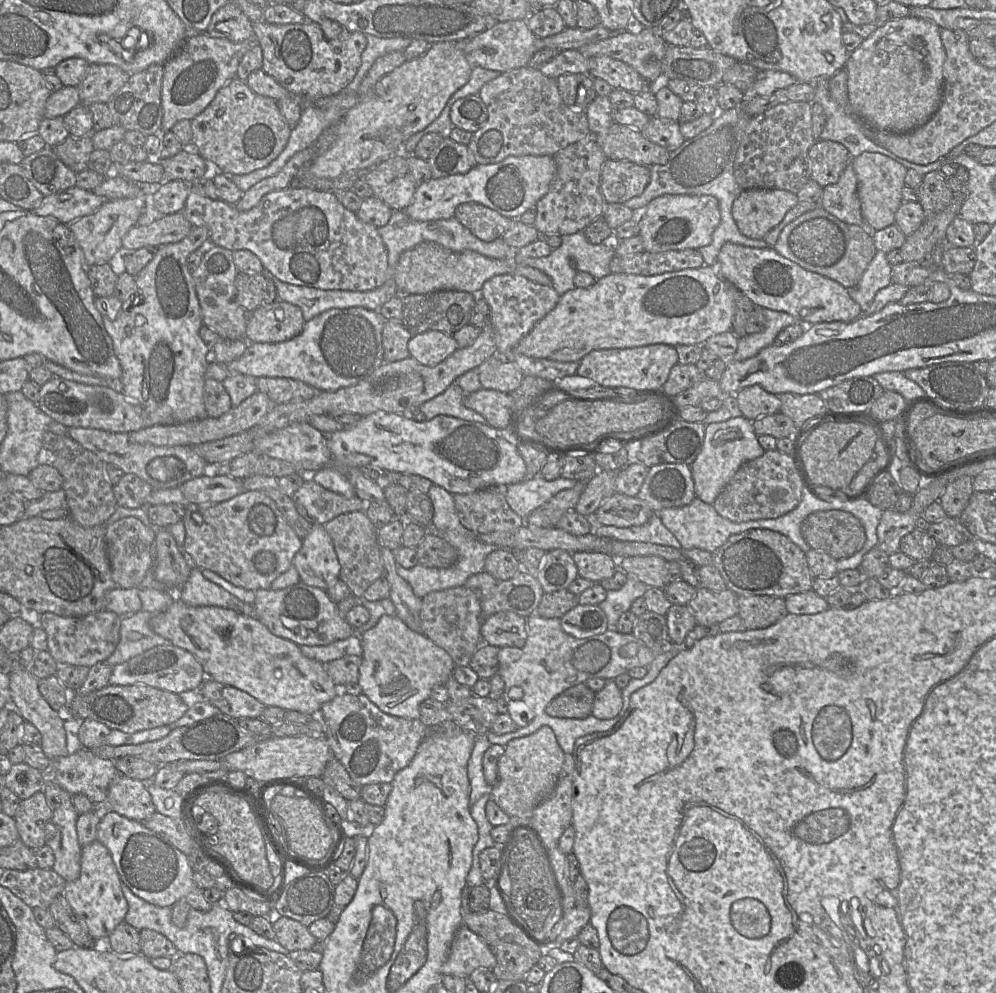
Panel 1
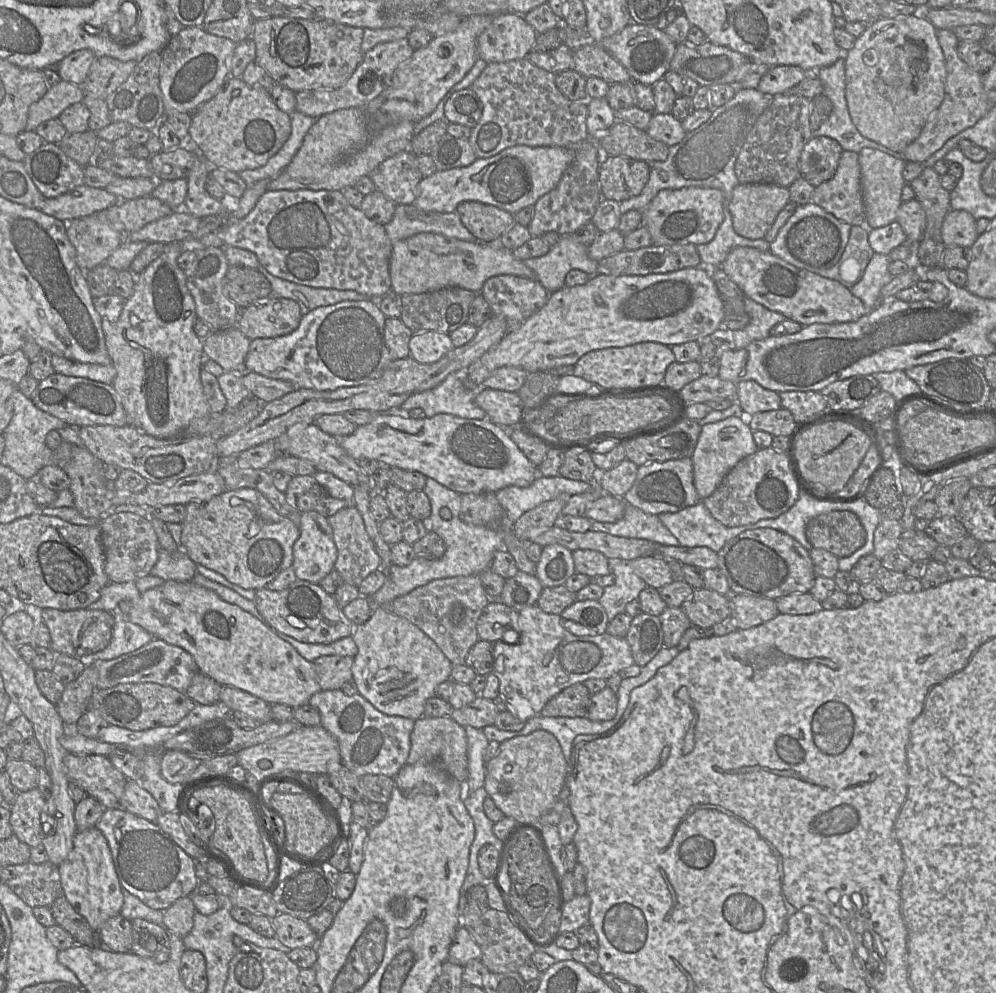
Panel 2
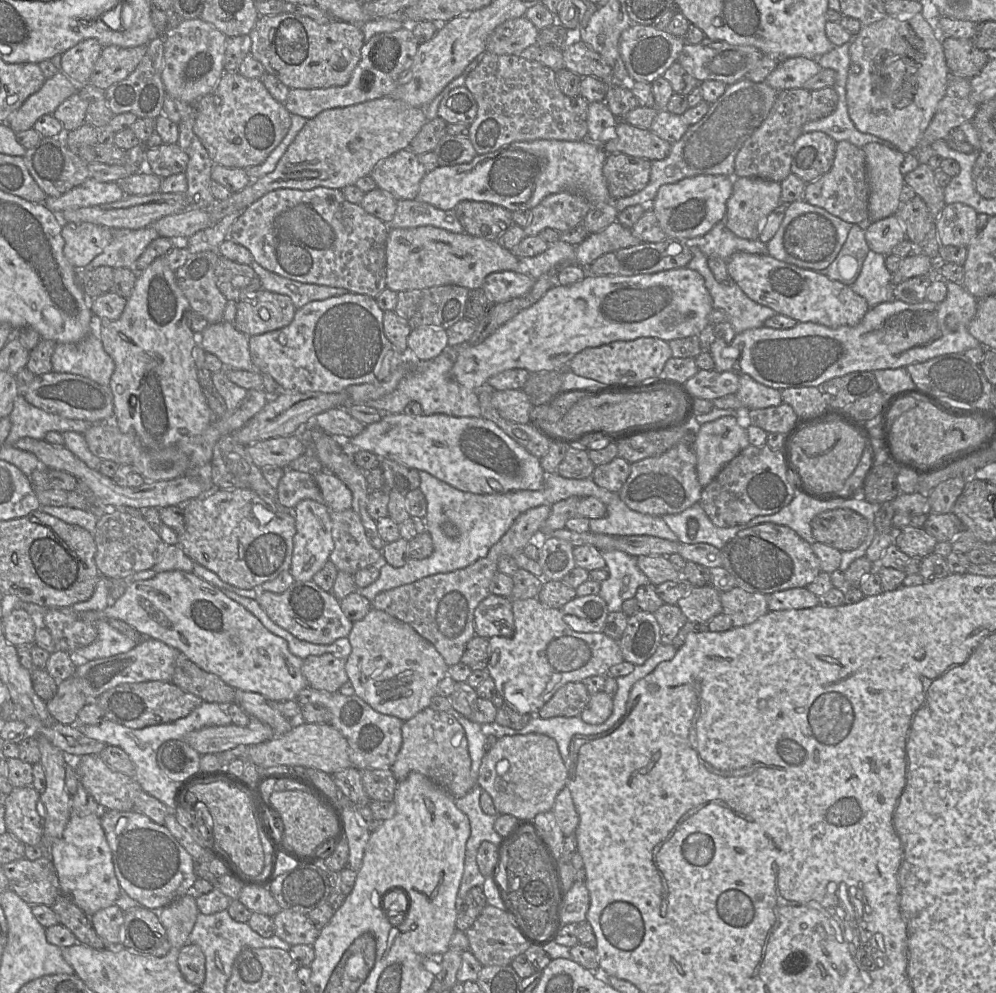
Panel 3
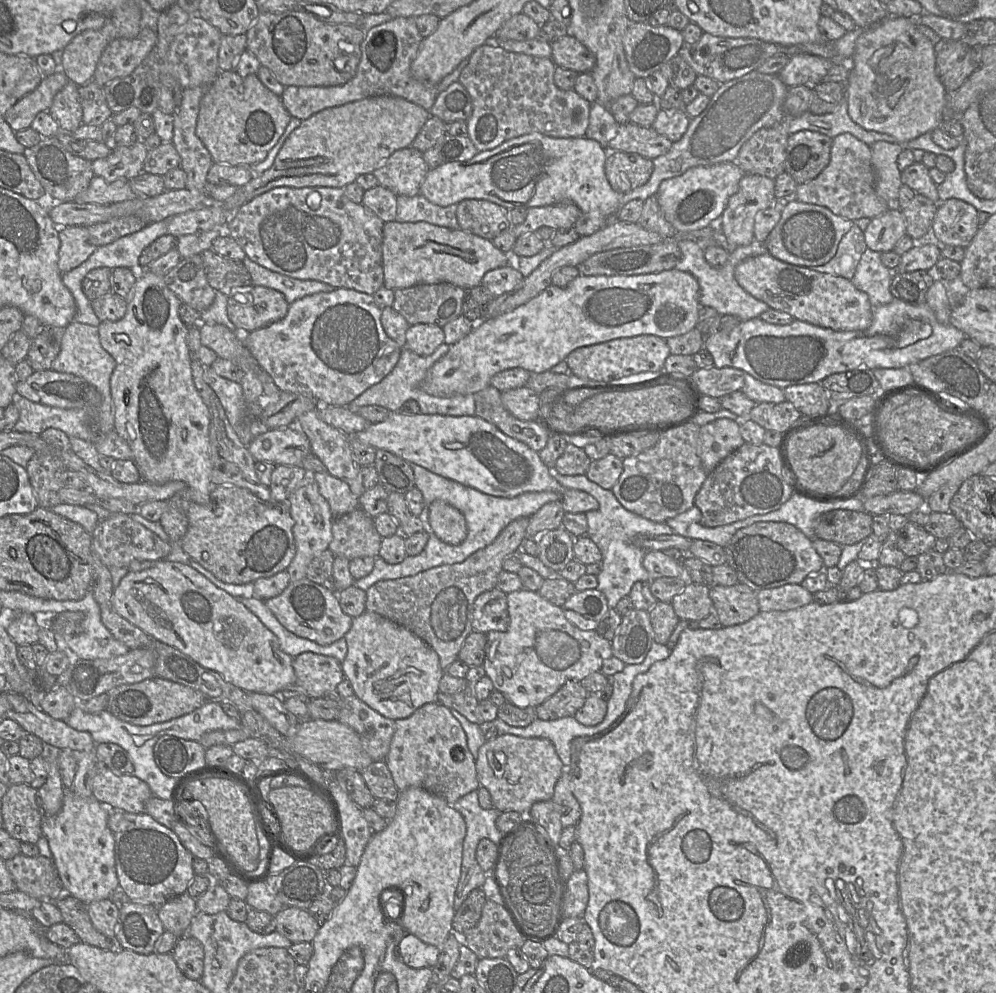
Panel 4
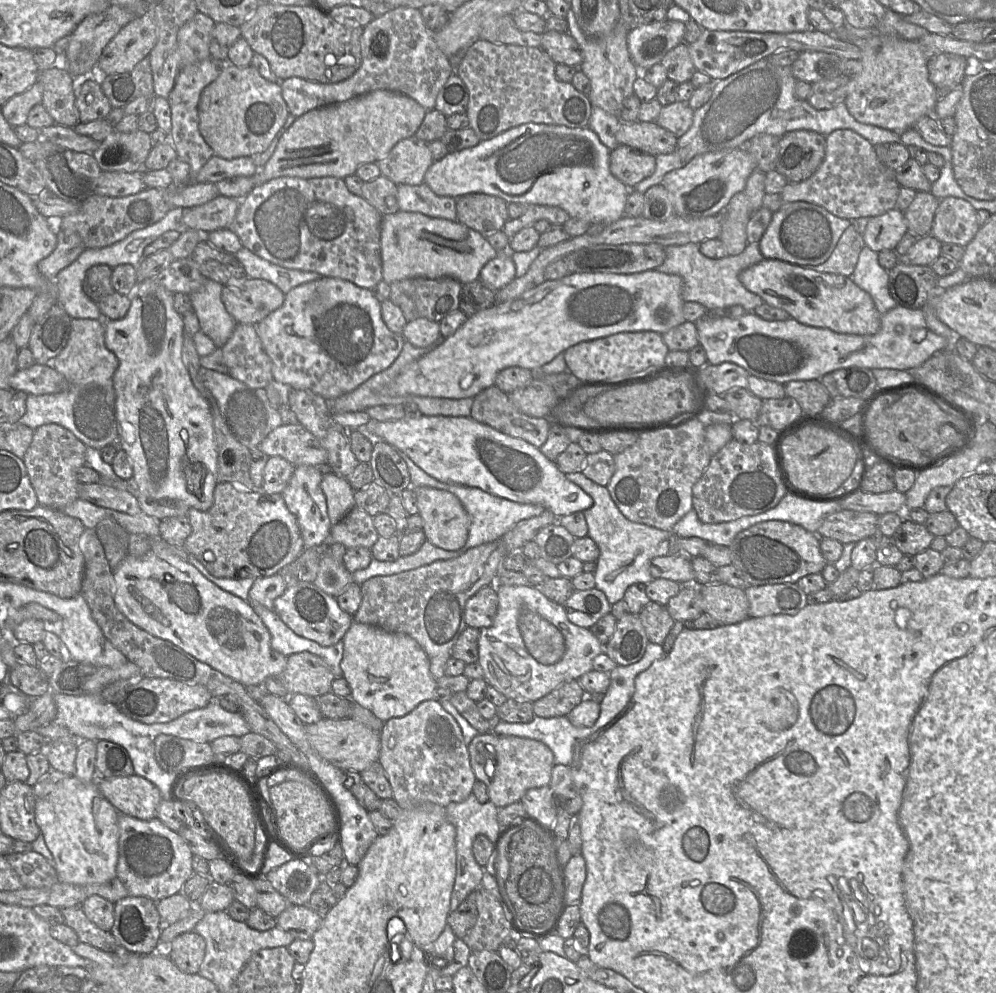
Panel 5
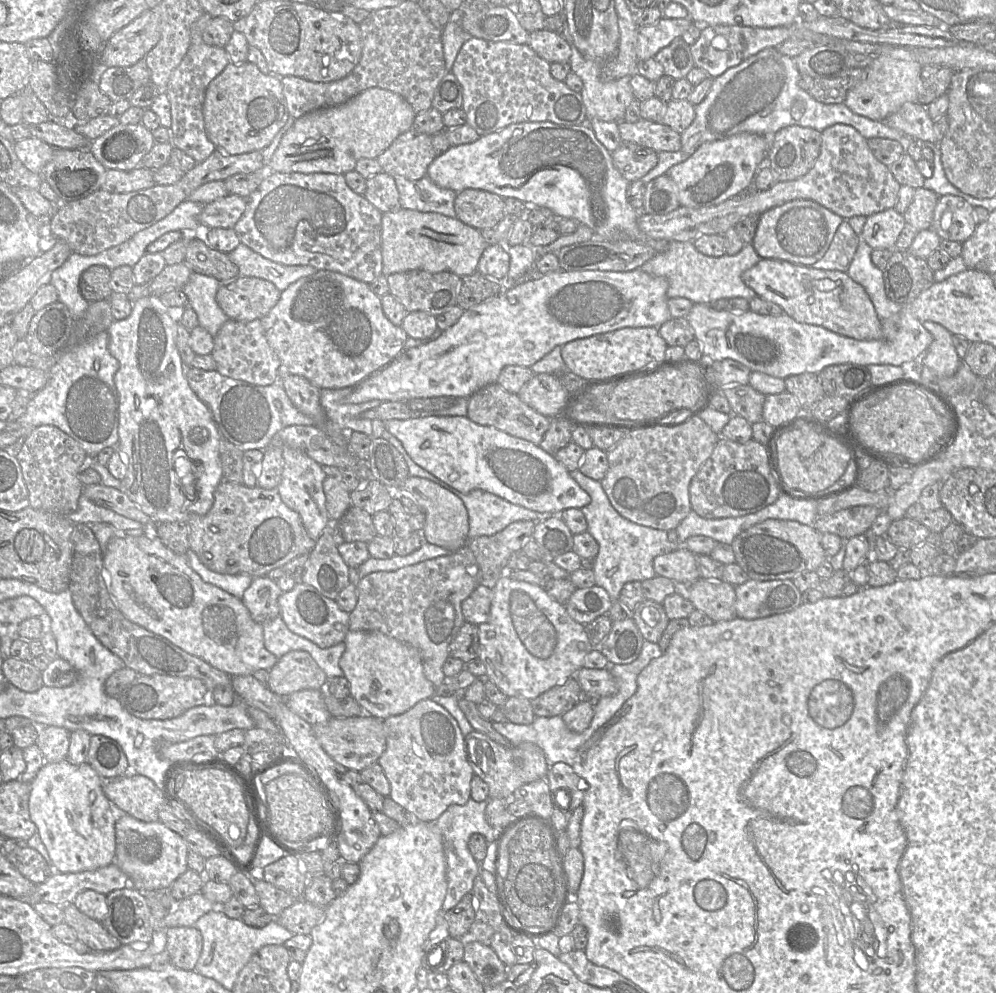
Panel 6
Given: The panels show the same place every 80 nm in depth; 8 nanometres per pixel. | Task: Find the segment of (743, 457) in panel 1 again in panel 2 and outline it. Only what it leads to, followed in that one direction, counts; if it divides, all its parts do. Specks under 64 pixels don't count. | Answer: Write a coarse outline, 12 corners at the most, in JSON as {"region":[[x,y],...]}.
{"region":[[747,415],[701,426],[691,456],[699,501],[758,450]]}

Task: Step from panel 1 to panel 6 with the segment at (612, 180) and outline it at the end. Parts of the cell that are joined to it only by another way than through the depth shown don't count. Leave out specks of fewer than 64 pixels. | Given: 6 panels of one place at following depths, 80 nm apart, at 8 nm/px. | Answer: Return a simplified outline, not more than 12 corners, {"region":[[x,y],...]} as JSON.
{"region":[[633,142],[612,152],[629,182],[657,165],[658,152]]}

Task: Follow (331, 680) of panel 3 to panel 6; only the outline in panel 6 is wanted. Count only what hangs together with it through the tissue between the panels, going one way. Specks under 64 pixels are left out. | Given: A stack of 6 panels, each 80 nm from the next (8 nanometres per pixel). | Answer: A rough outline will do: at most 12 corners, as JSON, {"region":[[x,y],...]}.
{"region":[[290,651],[269,670],[281,697],[325,690],[328,677],[306,651]]}

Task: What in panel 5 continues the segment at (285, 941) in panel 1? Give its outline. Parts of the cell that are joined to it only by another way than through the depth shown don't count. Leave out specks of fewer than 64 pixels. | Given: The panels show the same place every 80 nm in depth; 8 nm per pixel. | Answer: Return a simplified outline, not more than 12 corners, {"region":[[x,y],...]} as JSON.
{"region":[[291,904],[277,926],[294,939],[312,939],[322,917],[308,905]]}

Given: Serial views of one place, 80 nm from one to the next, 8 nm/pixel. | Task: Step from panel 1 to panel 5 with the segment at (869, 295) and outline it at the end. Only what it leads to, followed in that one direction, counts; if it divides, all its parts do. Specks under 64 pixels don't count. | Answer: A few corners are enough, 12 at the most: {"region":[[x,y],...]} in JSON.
{"region":[[861,250],[849,278],[871,296],[881,315],[898,305],[878,252]]}

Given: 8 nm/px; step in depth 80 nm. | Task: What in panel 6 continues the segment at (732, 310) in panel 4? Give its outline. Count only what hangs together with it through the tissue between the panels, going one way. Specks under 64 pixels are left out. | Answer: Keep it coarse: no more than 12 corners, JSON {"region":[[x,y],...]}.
{"region":[[669,242],[638,269],[669,282],[668,298],[711,304],[757,294],[742,273],[761,259],[752,243],[711,257]]}

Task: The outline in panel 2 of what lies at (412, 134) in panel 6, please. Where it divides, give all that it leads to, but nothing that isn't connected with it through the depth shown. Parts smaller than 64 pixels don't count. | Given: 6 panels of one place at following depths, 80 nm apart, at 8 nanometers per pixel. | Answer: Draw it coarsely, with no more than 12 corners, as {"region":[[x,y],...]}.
{"region":[[410,150],[369,175],[395,205],[413,204],[422,180]]}

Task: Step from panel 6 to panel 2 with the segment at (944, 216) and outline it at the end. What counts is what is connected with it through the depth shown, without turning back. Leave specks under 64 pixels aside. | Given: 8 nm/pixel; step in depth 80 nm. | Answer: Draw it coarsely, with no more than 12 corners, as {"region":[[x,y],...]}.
{"region":[[951,209],[941,235],[946,247],[976,241],[976,219]]}

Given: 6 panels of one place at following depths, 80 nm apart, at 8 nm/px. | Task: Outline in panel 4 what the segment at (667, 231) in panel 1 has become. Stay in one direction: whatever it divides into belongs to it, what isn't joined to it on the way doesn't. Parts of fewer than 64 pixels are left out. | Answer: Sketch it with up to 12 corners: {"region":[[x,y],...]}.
{"region":[[692,167],[656,193],[679,233],[718,222],[744,175]]}

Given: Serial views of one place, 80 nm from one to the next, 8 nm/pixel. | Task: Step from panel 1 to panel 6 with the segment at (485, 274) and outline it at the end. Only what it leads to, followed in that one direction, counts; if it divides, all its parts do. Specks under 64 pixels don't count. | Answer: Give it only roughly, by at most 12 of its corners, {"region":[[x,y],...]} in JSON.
{"region":[[382,214],[382,274],[478,270],[488,246],[458,218]]}

